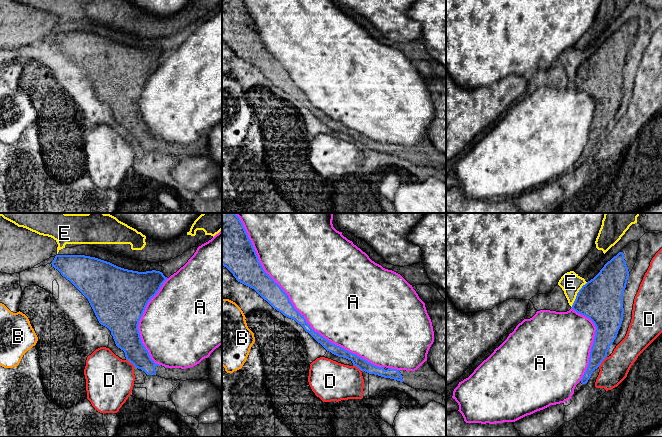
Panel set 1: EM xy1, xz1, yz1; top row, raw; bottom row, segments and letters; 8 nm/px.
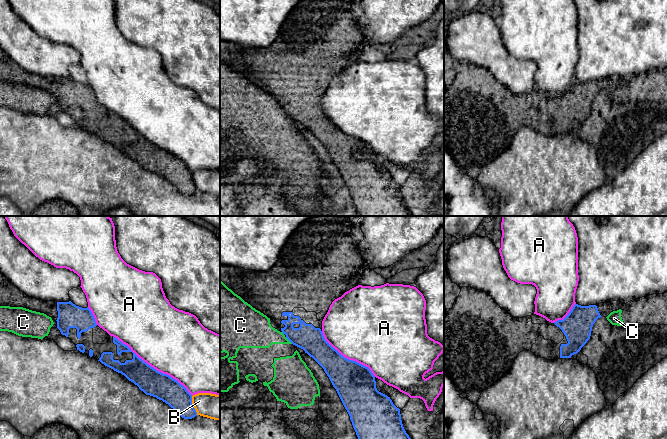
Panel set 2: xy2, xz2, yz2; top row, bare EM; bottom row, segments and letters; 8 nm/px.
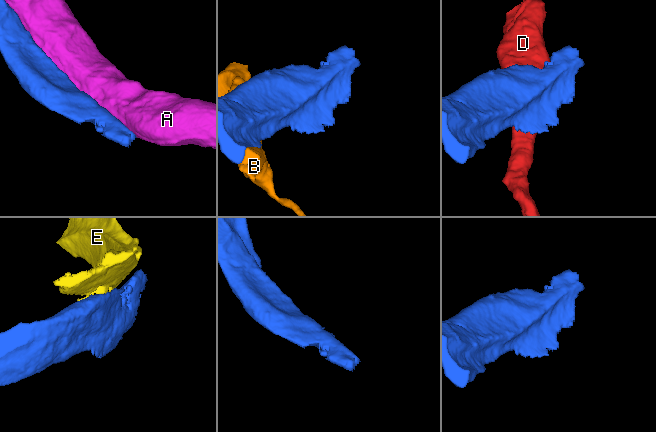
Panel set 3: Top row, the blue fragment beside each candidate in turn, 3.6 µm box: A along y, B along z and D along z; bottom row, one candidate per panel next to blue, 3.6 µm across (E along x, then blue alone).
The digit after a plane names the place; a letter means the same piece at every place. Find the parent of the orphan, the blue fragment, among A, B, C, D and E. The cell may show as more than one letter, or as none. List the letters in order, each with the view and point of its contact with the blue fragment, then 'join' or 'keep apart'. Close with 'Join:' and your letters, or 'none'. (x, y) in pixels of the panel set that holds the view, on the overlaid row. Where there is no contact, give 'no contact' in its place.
A: meets blue in xz1 at (293, 306); keep apart
B: meets blue in xy2 at (192, 405); keep apart
C: meets blue in xz2 at (289, 340); keep apart
D: meets blue in xy1 at (131, 362); keep apart
E: meets blue in yz1 at (577, 294); keep apart
Join: none

